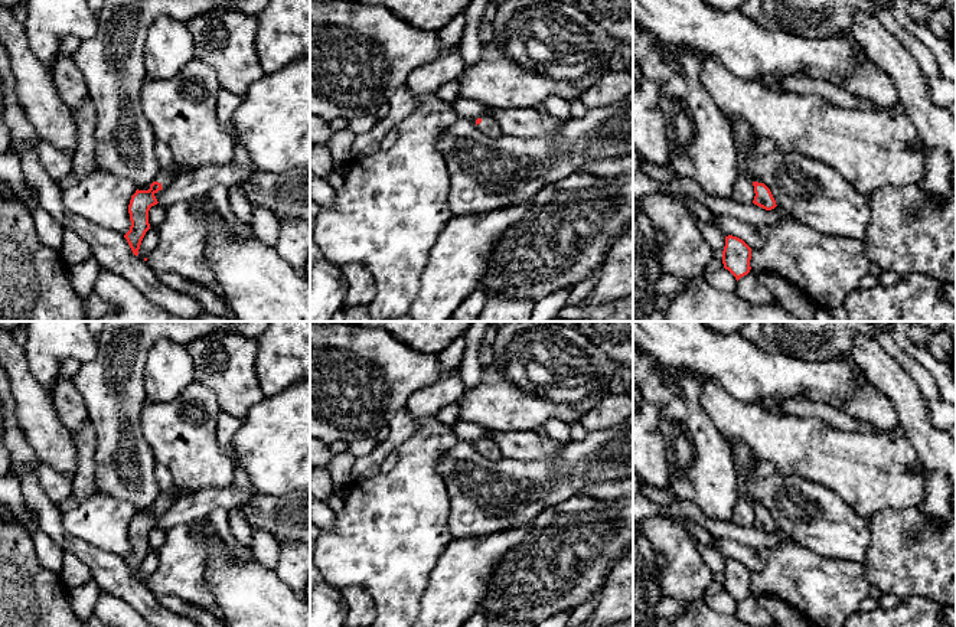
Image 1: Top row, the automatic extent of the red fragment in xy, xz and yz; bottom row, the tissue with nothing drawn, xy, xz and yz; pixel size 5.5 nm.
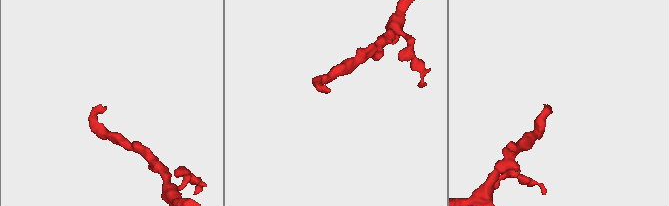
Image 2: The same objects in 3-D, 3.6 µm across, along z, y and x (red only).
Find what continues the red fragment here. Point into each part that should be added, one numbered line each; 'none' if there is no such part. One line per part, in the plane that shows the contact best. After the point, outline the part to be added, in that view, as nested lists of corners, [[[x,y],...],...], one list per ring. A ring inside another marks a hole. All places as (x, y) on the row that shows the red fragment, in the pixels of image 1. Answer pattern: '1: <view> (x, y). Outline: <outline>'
1: xy (165, 178). Outline: [[[163,170],[157,173],[154,182],[159,182],[166,189],[174,182],[174,177],[169,170]]]

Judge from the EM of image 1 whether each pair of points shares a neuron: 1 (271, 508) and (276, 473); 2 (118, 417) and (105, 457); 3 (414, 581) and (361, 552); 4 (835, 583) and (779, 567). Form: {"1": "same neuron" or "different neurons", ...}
{"1": "different neurons", "2": "same neuron", "3": "same neuron", "4": "same neuron"}

